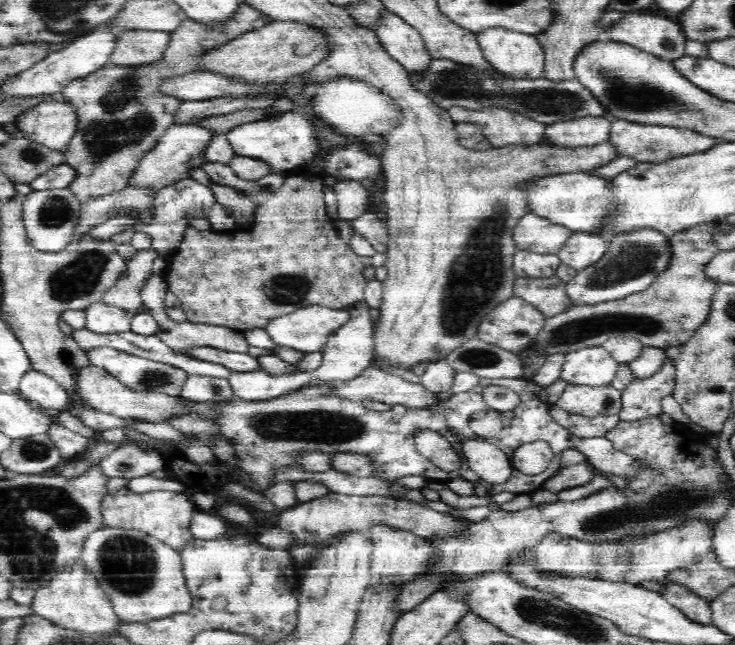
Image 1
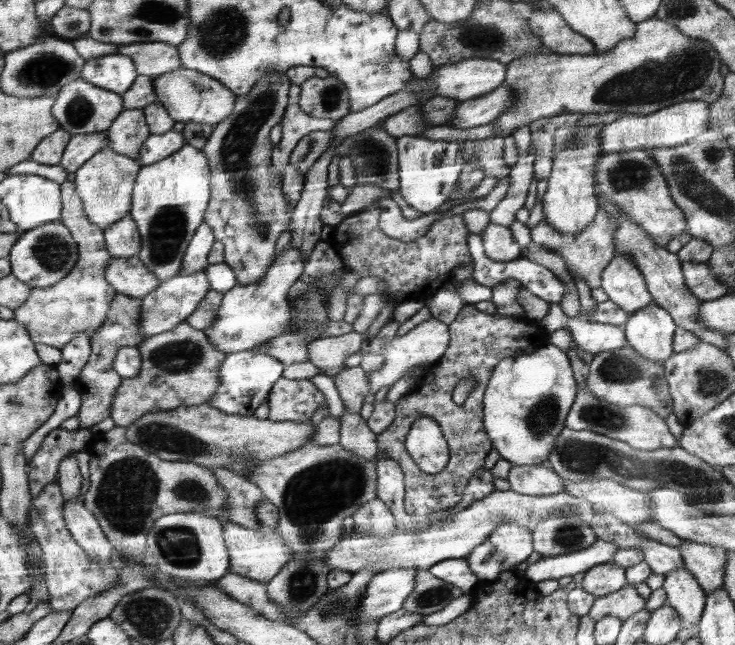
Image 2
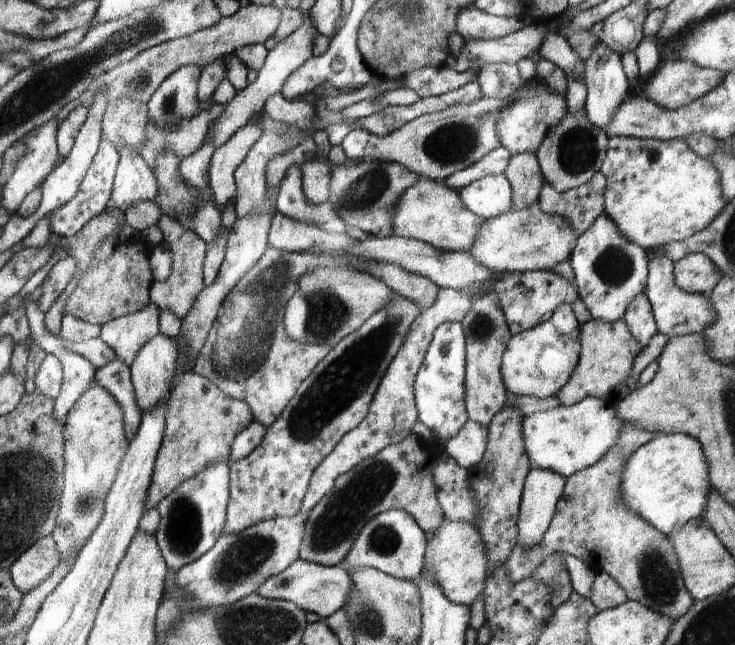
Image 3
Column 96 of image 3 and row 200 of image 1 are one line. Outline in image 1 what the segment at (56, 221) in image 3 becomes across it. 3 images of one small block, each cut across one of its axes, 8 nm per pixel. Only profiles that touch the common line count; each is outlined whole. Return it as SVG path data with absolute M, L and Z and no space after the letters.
M180 180L162 188L158 196L155 222L174 222L180 218L208 219L216 204L218 201L211 186L194 180Z

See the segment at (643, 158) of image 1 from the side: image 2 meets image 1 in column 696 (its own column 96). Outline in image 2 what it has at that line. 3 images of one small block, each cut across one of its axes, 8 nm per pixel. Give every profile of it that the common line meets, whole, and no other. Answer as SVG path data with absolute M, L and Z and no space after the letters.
M108 131L95 134L82 134L76 136L69 145L62 160L62 167L72 174L80 171L96 154L102 152L110 145Z

